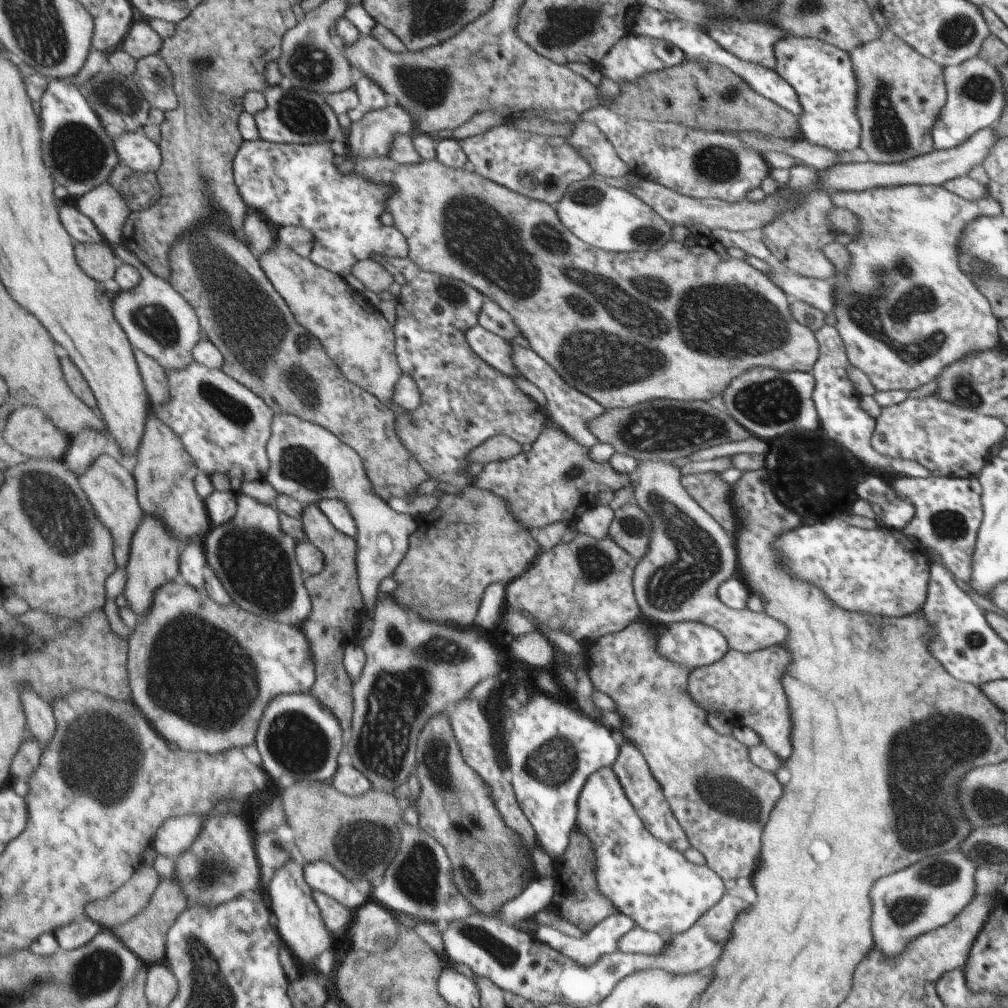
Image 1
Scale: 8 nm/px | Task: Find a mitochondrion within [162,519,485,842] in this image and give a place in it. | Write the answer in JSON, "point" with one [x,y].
{"point":[402,689]}

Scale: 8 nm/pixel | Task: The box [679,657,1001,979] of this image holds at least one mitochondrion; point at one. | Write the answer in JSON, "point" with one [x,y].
{"point":[921,757]}

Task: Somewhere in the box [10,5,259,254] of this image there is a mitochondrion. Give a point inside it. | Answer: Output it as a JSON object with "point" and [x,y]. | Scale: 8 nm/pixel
{"point":[78,154]}

